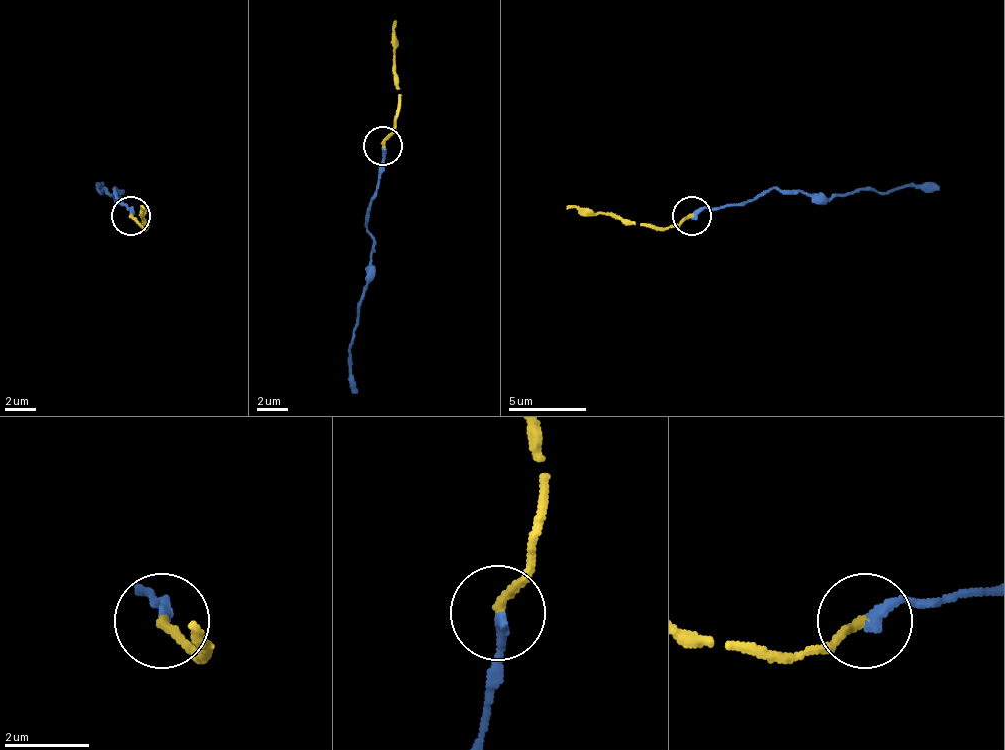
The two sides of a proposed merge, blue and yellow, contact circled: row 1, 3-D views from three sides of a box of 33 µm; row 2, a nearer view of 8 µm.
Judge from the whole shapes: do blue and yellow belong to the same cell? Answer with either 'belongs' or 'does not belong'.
belongs

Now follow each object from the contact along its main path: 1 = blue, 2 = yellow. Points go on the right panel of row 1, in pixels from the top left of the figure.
1: (692, 216), (700, 208), (743, 205), (774, 189), (840, 197), (856, 189), (891, 193), (906, 185), (938, 189)
2: (692, 216), (677, 228), (649, 228), (567, 205)

